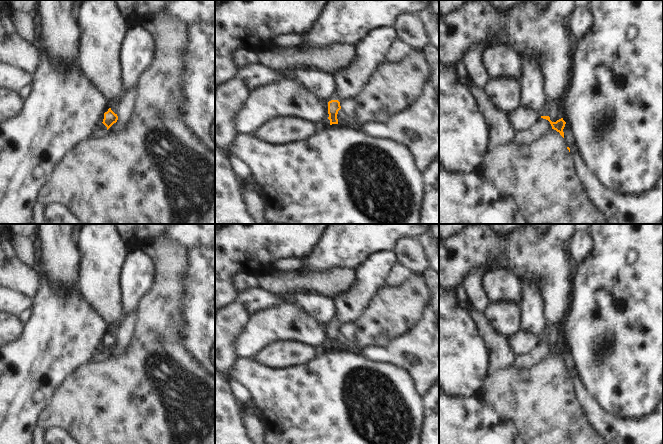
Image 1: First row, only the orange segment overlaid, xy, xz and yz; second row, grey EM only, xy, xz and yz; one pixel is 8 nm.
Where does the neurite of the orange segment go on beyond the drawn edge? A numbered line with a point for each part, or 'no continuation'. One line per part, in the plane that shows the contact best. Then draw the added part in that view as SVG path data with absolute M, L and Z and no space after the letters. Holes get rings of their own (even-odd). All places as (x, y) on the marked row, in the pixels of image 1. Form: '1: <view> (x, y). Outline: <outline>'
no continuation.

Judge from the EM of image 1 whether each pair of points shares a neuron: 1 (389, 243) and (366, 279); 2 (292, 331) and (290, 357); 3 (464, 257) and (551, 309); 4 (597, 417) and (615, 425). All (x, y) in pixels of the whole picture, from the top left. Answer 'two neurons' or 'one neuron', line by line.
1: two neurons
2: two neurons
3: one neuron
4: one neuron

